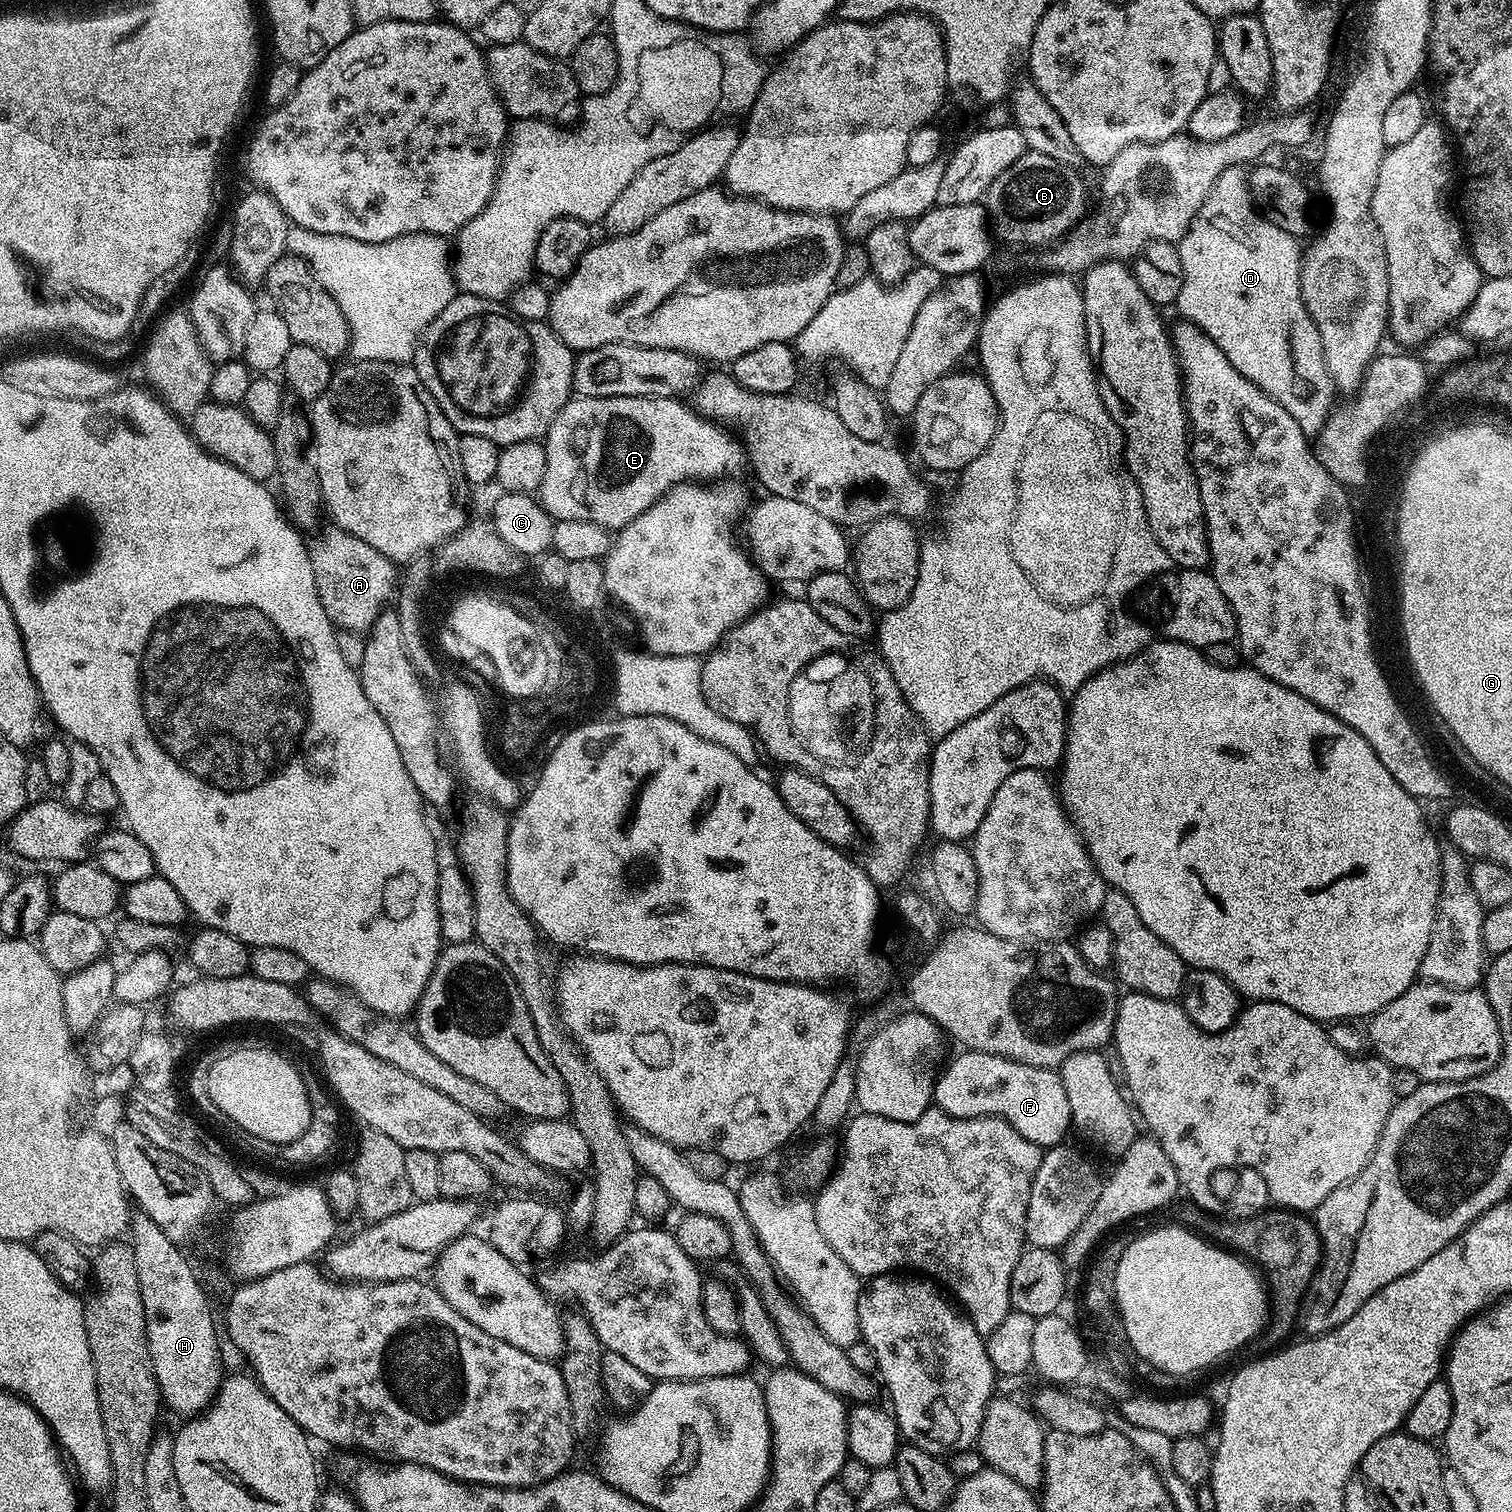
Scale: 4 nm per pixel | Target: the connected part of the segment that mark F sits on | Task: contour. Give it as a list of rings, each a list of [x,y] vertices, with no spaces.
[[[964,1050],[961,1053],[961,1056],[954,1057],[952,1061],[949,1059],[948,1069],[946,1069],[946,1064],[943,1071],[936,1077],[935,1107],[954,1118],[978,1118],[979,1116],[1002,1118],[1010,1122],[1010,1126],[1014,1126],[1014,1130],[1018,1130],[1022,1138],[1034,1142],[1041,1150],[1055,1148],[1056,1145],[1065,1143],[1064,1135],[1072,1128],[1072,1115],[1070,1114],[1070,1101],[1066,1098],[1066,1086],[1062,1086],[1059,1071],[1026,1066],[1022,1062],[1014,1062],[1010,1058],[1002,1058],[985,1052]]]

